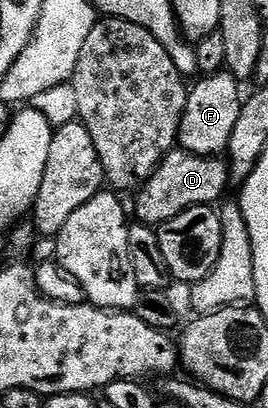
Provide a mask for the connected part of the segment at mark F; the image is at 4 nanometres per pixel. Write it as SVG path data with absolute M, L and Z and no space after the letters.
M227 70L216 72L212 76L197 79L188 89L188 101L186 110L182 114L182 126L180 127L179 147L185 148L190 154L199 156L218 156L223 157L230 146L230 138L234 135L234 125L238 123L238 114L242 114L244 100L240 96L241 81L230 75Z

